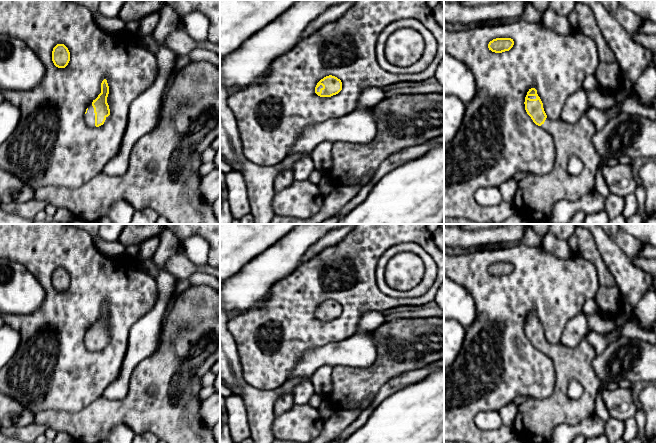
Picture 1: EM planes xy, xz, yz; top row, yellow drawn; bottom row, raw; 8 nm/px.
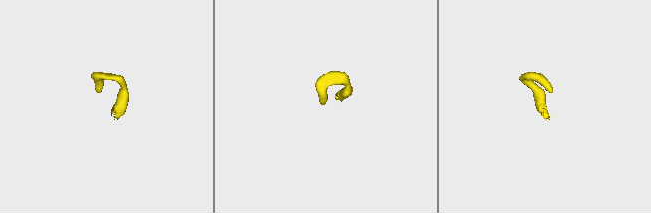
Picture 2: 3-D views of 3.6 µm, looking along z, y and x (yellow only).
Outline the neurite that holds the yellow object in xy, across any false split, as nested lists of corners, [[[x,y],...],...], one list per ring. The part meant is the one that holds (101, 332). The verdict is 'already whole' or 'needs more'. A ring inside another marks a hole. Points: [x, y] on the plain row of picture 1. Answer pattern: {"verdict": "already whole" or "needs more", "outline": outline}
{"verdict": "needs more", "outline": [[[107,304],[101,307],[101,317],[93,324],[92,328],[86,333],[84,344],[89,351],[99,351],[104,348],[106,342],[110,339],[107,321],[109,310]]]}

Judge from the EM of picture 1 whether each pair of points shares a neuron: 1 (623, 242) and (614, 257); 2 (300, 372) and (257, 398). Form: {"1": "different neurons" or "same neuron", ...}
{"1": "different neurons", "2": "different neurons"}

